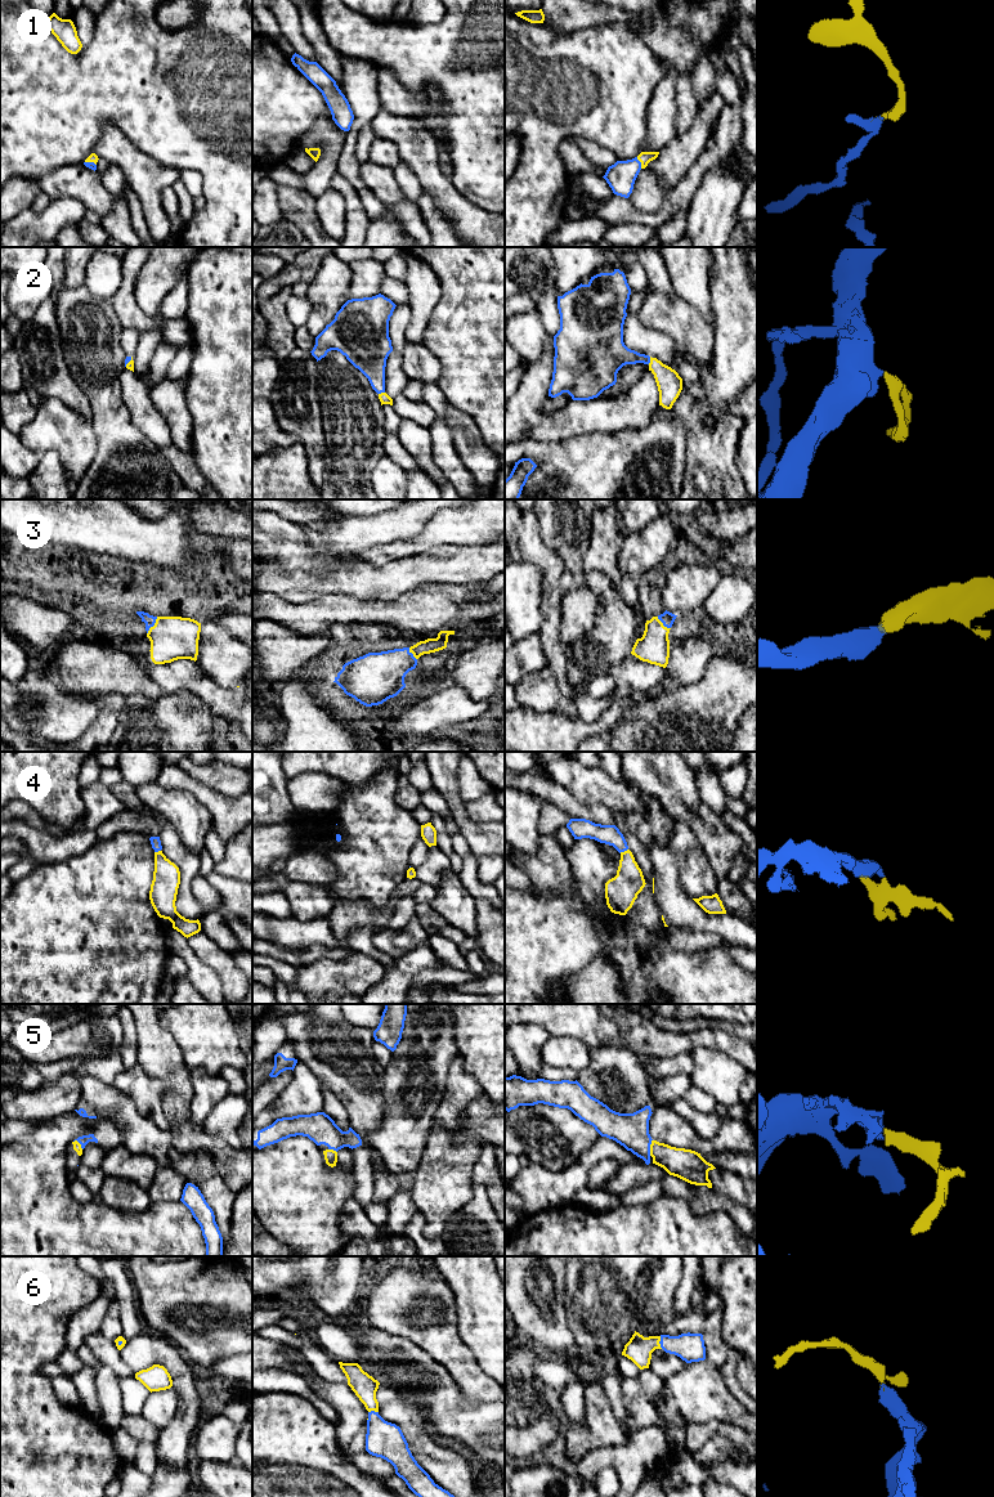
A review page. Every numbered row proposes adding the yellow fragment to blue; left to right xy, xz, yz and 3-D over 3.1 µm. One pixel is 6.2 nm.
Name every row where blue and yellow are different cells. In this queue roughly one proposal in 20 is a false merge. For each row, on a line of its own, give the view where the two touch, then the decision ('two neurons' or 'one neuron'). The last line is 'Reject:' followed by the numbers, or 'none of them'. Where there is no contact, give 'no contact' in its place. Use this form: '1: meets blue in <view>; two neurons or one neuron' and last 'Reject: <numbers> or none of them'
1: meets blue in yz; one neuron
2: meets blue in yz; one neuron
3: meets blue in xy; one neuron
4: meets blue in yz; one neuron
5: meets blue in yz; one neuron
6: meets blue in yz; one neuron
Reject: none of them

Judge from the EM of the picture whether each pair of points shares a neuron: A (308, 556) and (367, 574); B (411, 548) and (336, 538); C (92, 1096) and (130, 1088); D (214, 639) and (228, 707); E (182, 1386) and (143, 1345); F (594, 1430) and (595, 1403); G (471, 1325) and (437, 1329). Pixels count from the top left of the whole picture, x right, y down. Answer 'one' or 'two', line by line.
A: two
B: two
C: two
D: two
E: one
F: one
G: two

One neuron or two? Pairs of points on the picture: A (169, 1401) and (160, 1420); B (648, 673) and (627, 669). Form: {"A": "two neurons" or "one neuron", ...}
{"A": "one neuron", "B": "one neuron"}

